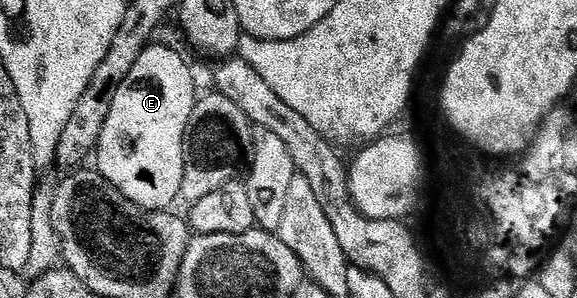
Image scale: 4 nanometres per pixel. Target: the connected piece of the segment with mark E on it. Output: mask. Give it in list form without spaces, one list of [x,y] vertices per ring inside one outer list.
[[[158,43],[142,49],[136,66],[132,66],[128,78],[120,82],[116,98],[112,98],[112,110],[96,149],[96,168],[136,206],[166,210],[182,194],[184,134],[188,118],[192,118],[196,91],[185,58],[176,49]]]

